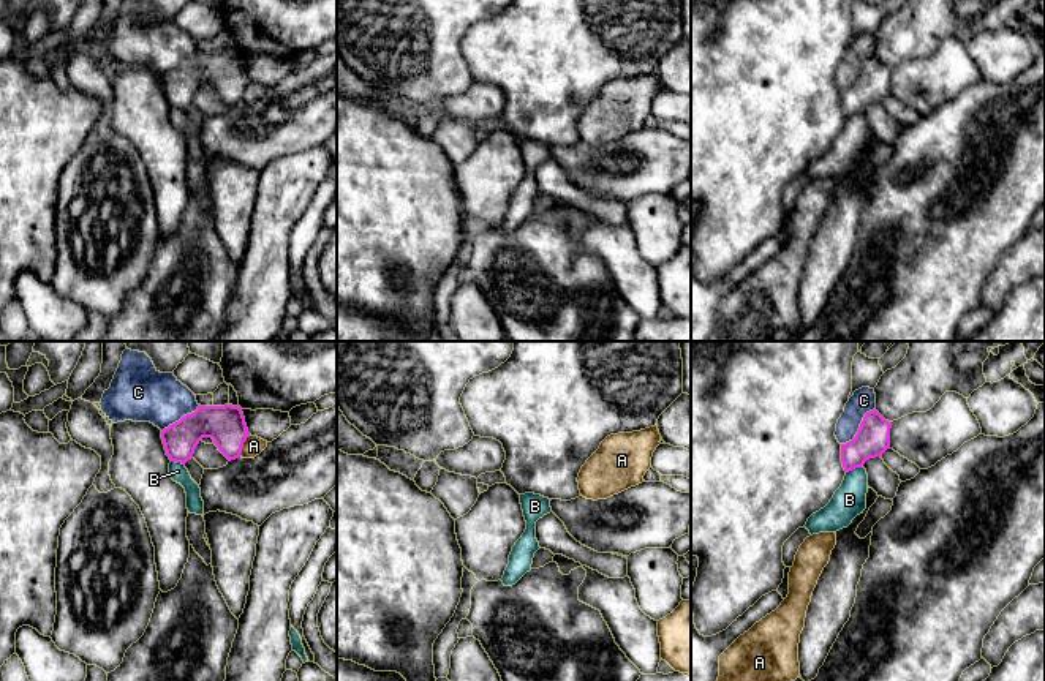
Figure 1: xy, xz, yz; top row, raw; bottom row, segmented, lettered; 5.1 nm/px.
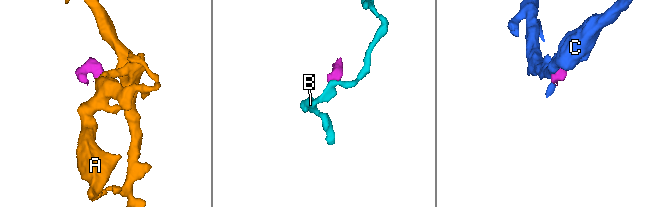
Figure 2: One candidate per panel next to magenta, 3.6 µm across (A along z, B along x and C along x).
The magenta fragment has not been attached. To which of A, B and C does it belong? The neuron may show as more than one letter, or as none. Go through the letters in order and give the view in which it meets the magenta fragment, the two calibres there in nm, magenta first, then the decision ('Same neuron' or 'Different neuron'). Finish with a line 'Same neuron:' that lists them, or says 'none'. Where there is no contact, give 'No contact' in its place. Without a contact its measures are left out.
A: Touches magenta in xy. Thickness 190 nm (magenta) against 100 nm. Different neuron
B: Touches magenta in yz. Thickness 180 nm (magenta) against 170 nm. Different neuron
C: Touches magenta in yz. Thickness 180 nm (magenta) against 130 nm. Different neuron
Same neuron: none

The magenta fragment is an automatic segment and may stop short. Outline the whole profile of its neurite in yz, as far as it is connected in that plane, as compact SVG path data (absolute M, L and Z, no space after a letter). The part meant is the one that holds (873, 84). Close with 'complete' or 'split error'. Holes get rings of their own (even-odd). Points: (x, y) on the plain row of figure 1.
M876 55L865 60L855 84L841 90L841 109L846 119L862 114L866 106L882 103L890 95L892 68Z; complete

